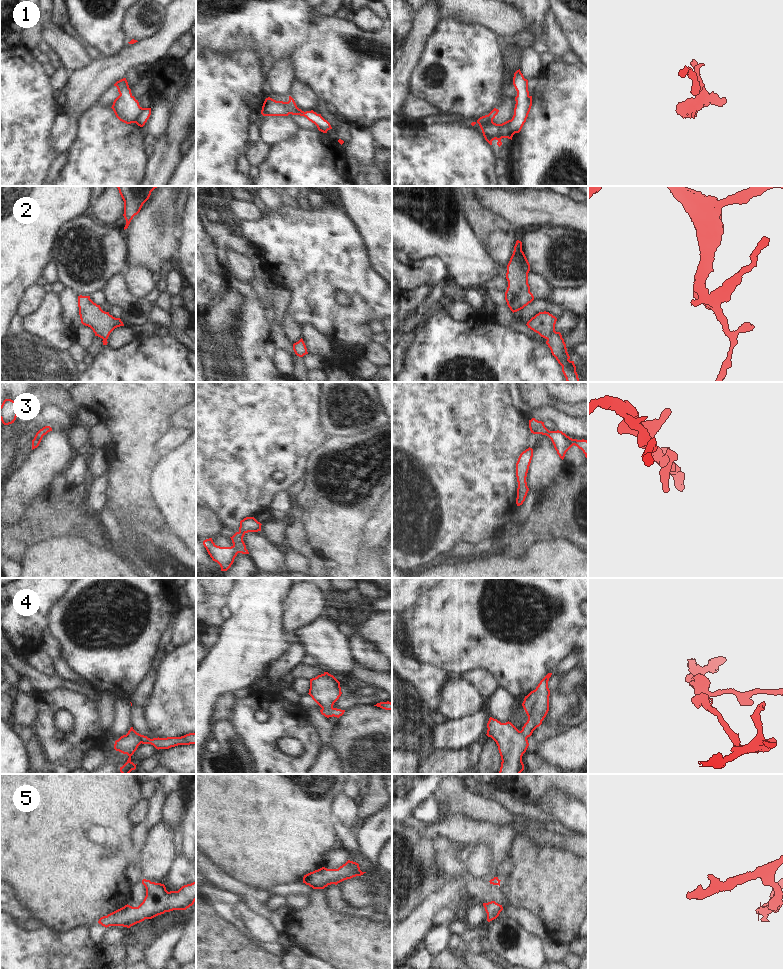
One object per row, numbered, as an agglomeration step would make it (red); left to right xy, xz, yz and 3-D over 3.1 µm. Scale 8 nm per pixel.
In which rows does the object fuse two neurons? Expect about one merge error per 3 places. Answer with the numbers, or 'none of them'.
4.

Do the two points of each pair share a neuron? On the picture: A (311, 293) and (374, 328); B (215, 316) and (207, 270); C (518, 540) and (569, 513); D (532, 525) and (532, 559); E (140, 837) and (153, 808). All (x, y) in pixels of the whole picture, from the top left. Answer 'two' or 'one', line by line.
A: two
B: two
C: one
D: two
E: two

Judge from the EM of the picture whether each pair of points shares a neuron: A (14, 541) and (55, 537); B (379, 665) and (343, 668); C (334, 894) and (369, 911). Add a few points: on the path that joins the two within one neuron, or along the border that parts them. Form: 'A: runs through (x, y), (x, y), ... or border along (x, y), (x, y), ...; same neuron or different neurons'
A: border along (29, 540), (23, 557), (19, 561); different neurons
B: border along (348, 639), (354, 662); different neurons
C: runs through (340, 904), (345, 909), (359, 911); same neuron

